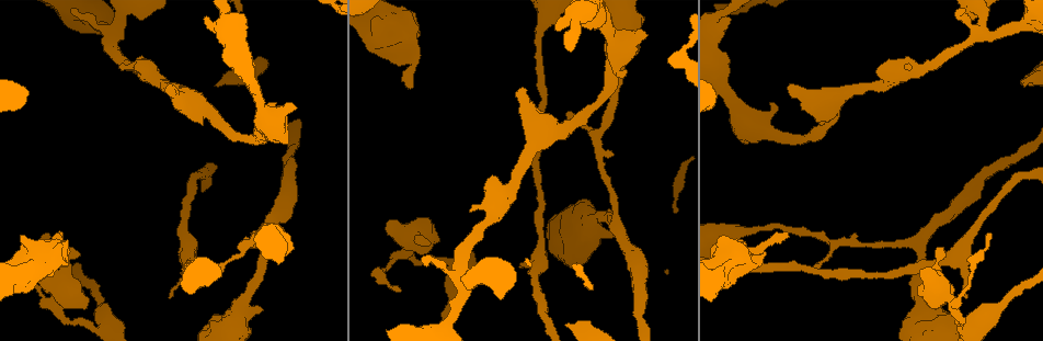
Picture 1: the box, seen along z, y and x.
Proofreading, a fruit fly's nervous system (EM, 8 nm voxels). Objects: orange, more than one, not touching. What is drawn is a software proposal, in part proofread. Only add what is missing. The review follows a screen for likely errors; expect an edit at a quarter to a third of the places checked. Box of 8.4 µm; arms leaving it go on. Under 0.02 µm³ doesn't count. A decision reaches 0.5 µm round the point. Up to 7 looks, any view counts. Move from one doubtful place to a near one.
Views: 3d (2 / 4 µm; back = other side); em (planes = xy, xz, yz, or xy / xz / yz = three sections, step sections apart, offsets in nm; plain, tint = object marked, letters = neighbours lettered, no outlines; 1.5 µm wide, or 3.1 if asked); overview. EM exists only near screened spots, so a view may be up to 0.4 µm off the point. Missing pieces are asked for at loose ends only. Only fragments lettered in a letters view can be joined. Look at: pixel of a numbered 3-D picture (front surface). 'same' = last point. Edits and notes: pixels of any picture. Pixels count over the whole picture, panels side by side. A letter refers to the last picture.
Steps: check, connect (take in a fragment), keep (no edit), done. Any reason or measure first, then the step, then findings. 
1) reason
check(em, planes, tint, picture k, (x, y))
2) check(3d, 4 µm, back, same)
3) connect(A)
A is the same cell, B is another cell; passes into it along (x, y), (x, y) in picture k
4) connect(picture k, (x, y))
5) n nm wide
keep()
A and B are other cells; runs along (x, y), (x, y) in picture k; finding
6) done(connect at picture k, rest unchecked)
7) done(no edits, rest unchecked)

branch stops here
check(em, planes, letters, picture 1, (966, 297))

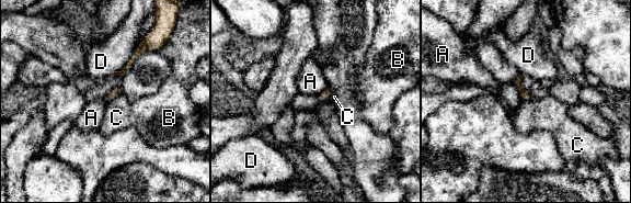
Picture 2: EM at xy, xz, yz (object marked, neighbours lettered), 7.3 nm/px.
D touches over 260 nm
keep()
A, B, C and D are other cells; no lettered fragment goes on from it

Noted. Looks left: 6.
an open end
check(em, planes, letters, picture 1, (1023, 87))

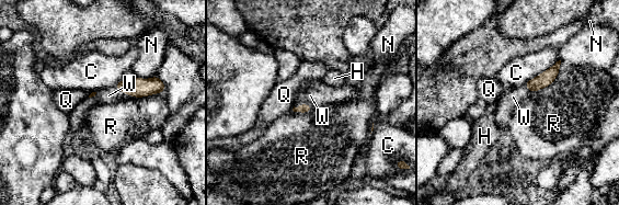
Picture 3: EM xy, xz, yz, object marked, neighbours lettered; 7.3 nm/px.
connect(W)
W is the same cell, C, H, N, Q and R are other cells; passes into it along (137, 88), (124, 92), (109, 95) in picture 3; the neuron continues

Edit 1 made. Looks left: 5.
see it whole again
check(overview)

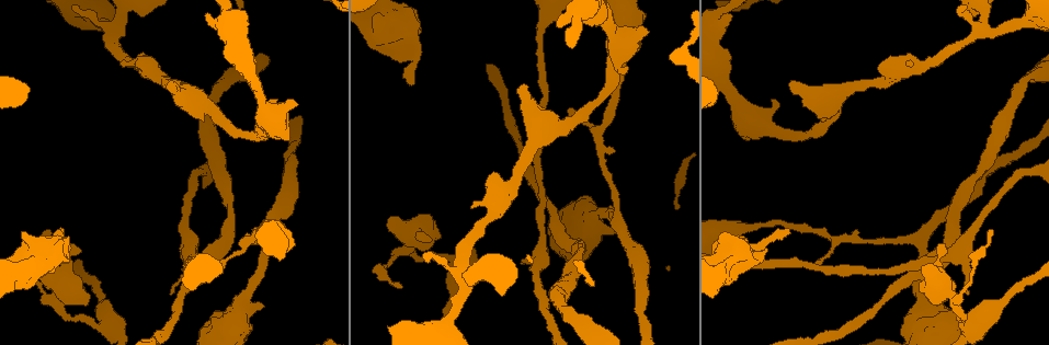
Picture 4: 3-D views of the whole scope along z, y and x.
branch stops here
check(em, yz, step 8, tint, picture 4, (409, 85))

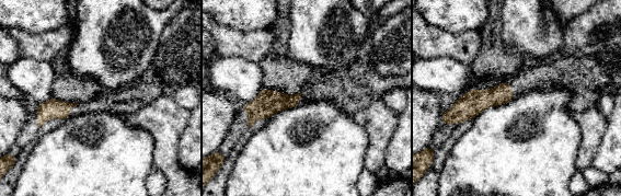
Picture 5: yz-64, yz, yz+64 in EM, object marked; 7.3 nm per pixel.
check(em, planes, letters, same)

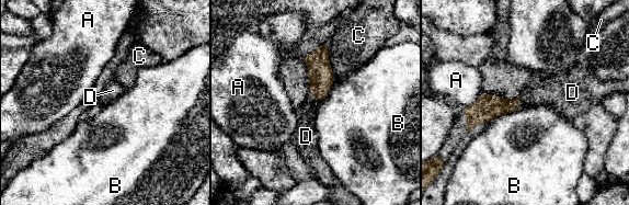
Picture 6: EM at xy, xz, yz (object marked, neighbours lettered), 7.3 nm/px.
connect(D)
D is the same cell, A, B and C are other cells; passes into it along (487, 107), (519, 102), (551, 90) in picture 6; it goes on there

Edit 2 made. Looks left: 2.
done(connect at picture 3, connect at picture 6, rest unchecked)

